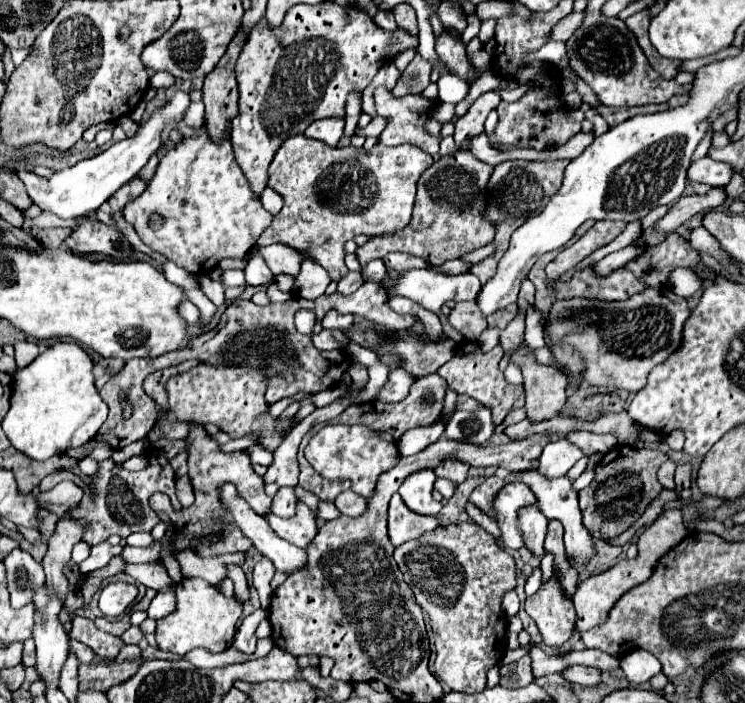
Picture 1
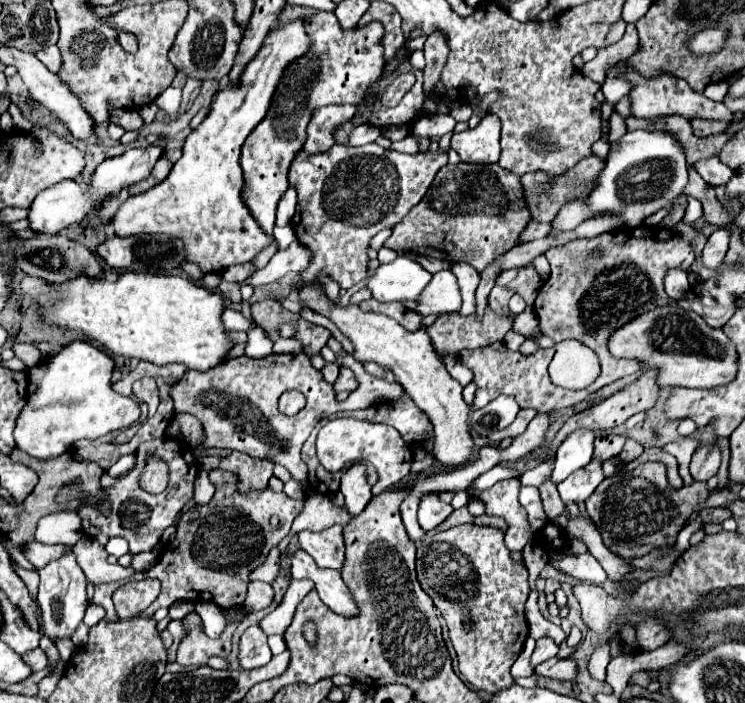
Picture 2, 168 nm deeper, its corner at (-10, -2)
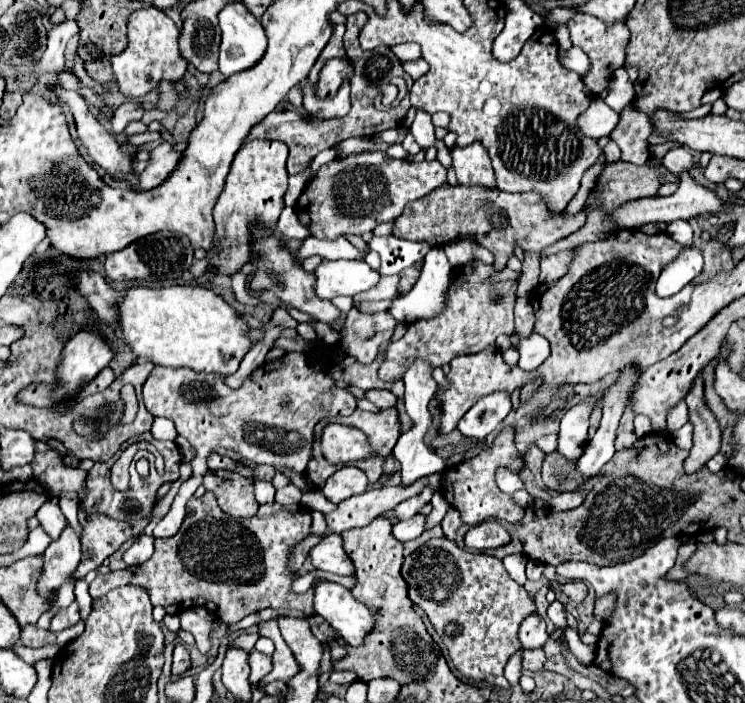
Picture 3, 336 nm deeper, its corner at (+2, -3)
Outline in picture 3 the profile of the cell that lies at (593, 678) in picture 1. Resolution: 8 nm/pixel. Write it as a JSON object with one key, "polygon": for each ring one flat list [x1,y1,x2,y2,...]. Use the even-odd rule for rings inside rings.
{"polygon":[[524,650,524,660,522,660,524,670,538,672,538,670,544,670,544,664,546,664,544,650]]}

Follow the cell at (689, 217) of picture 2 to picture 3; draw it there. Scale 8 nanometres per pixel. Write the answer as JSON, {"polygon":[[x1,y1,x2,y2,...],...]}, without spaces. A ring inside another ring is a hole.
{"polygon":[[686,220,670,222,666,226,666,232,668,232,668,236,672,236,676,242,680,242,684,246,690,246,690,242,692,242,692,226]]}

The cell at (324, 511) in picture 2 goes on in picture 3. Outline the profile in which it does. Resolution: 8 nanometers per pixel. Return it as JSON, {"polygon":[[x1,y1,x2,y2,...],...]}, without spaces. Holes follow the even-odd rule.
{"polygon":[[430,474,428,478,420,478,420,482,414,482,412,486,380,486,366,490,360,496,352,496,338,504,338,508,330,514,324,514,328,530,342,534,344,530,358,528,370,524,376,516,392,510,398,502,404,502,412,496,416,496,424,486,432,482,436,486,436,492,440,492,440,474]]}

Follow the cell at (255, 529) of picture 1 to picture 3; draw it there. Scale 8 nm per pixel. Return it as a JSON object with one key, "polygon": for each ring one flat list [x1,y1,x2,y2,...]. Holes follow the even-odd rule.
{"polygon":[[316,578,314,580,314,612,320,614,338,634,352,646,360,646,364,634,374,626,370,610,356,602,348,588]]}

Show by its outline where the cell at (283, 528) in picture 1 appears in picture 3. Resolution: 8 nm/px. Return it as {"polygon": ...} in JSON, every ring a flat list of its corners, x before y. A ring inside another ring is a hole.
{"polygon":[[326,534,322,540,310,550,310,560,314,568,332,572,338,576,350,576,354,566,342,548,342,538,338,534]]}

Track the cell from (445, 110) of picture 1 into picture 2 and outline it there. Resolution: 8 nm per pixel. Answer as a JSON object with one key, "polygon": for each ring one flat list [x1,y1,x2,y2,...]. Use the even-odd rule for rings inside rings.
{"polygon":[[420,115,416,117,414,123,408,125,408,133,412,135,420,135,420,137,428,137,428,139,434,139,434,137,442,137,446,133,450,133,454,129,456,121,450,117,450,115]]}

